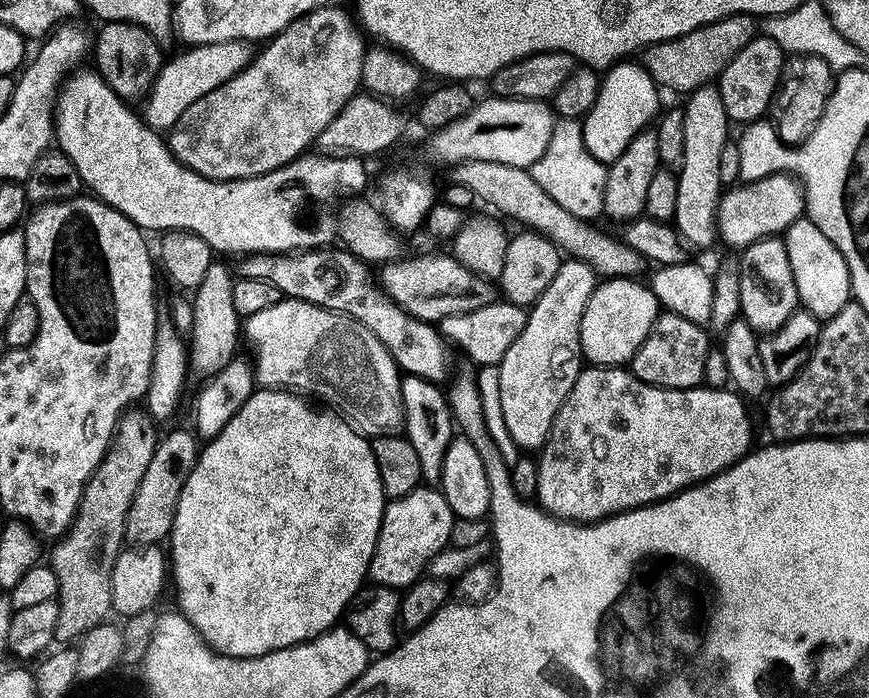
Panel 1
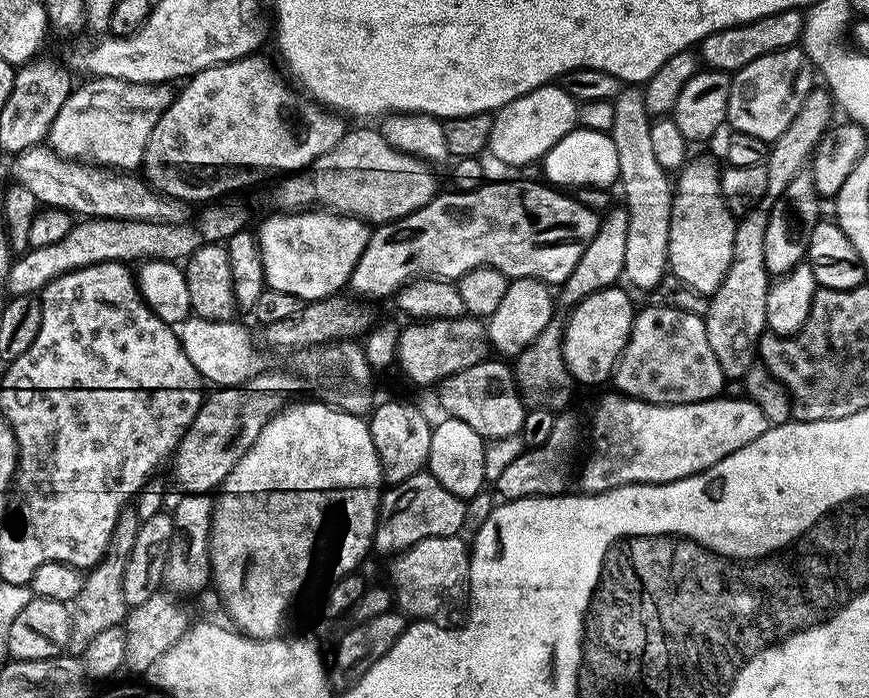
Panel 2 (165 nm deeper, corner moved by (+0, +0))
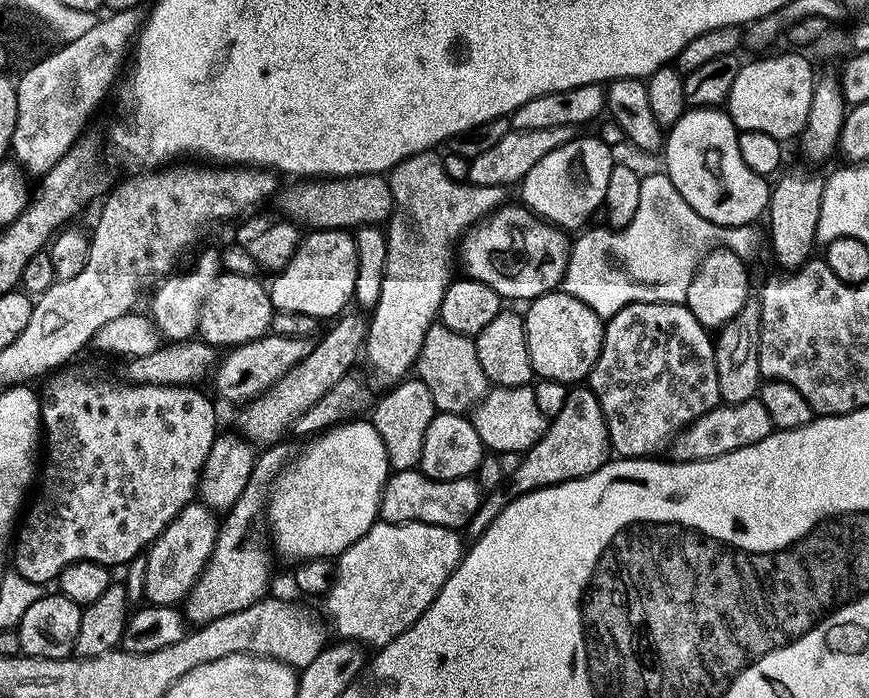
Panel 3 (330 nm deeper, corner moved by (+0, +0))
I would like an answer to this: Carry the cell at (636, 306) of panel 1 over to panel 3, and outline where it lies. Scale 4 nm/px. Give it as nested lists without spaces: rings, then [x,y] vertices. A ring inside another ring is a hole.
[[[563,290],[542,294],[537,300],[531,301],[527,308],[528,312],[523,313],[523,320],[533,373],[541,380],[557,380],[569,386],[583,381],[602,350],[605,321],[586,302]]]

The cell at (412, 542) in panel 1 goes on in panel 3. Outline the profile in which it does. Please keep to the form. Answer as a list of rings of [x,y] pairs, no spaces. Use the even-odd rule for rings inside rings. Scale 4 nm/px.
[[[413,470],[411,472],[392,472],[384,484],[384,493],[380,496],[379,519],[385,524],[433,524],[453,530],[467,529],[470,518],[480,509],[482,489],[479,479],[472,476],[463,476],[453,480],[435,480],[424,472]]]

